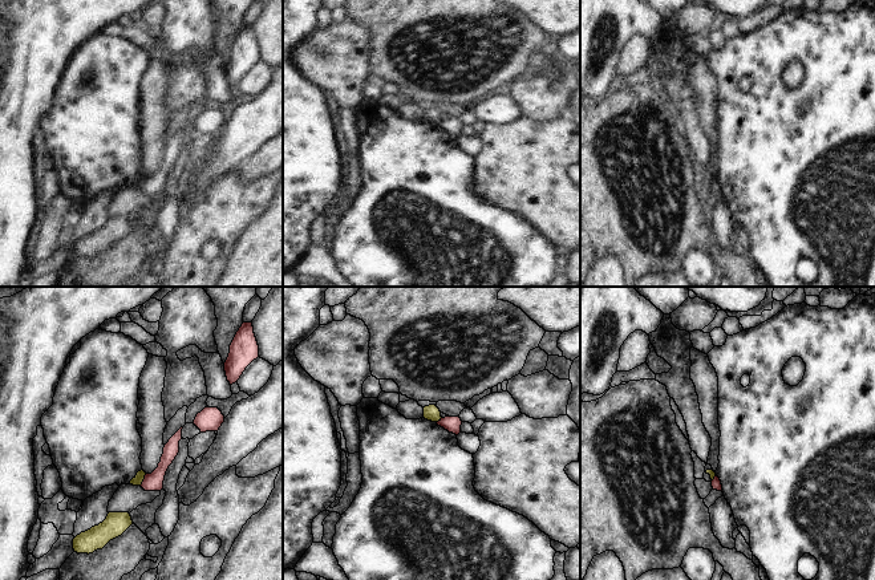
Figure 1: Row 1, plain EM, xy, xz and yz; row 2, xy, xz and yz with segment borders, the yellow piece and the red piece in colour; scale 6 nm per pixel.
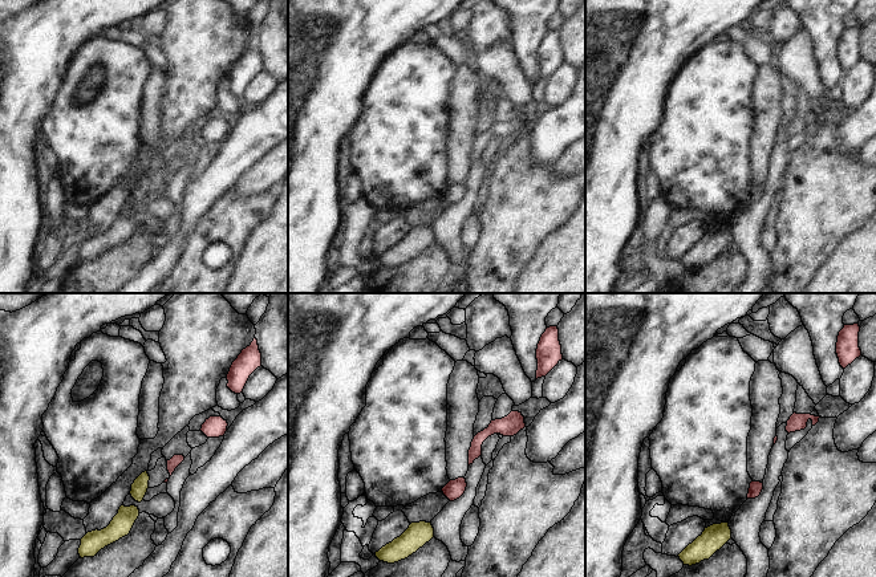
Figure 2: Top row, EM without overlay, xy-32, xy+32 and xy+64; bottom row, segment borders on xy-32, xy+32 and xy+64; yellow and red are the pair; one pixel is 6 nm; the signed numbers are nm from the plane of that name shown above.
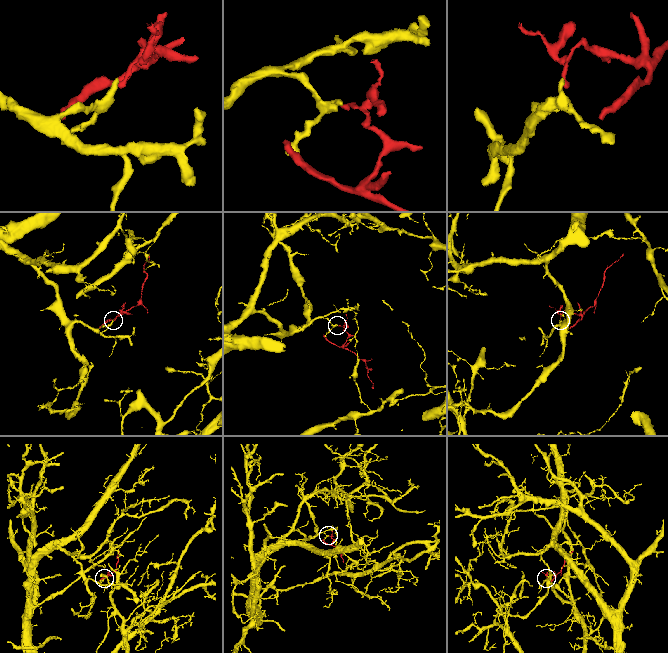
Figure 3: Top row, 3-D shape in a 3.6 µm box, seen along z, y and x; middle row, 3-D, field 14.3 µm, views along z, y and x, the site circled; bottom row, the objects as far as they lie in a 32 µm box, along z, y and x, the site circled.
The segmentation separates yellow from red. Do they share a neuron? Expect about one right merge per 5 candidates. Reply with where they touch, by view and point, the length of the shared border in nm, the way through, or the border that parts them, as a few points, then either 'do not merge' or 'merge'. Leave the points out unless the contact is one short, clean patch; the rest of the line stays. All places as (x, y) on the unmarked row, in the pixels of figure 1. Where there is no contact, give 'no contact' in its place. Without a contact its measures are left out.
meets yellow in xy at (144, 181); contact 80 nm long; border along xy (146, 177), (140, 187); do not merge

